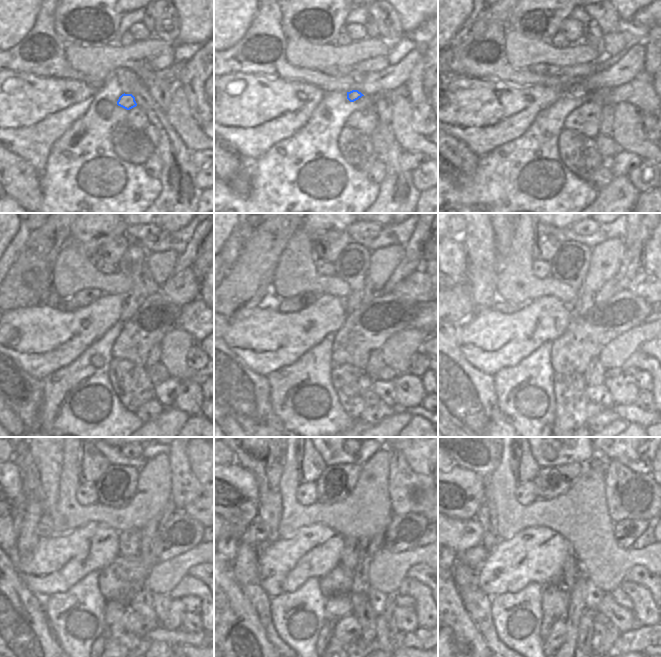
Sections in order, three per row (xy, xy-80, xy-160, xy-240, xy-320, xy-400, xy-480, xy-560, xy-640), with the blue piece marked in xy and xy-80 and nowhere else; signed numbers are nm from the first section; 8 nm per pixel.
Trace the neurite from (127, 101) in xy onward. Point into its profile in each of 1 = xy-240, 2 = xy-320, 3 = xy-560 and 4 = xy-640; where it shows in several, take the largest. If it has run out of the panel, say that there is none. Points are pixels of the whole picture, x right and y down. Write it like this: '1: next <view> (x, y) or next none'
1: next xy-240 (130, 264)
2: next xy-320 (352, 265)
3: next xy-560 (336, 482)
4: next xy-640 (550, 482)

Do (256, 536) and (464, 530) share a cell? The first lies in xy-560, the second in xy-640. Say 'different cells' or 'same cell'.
same cell

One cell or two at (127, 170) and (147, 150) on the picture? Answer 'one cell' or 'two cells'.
two cells

